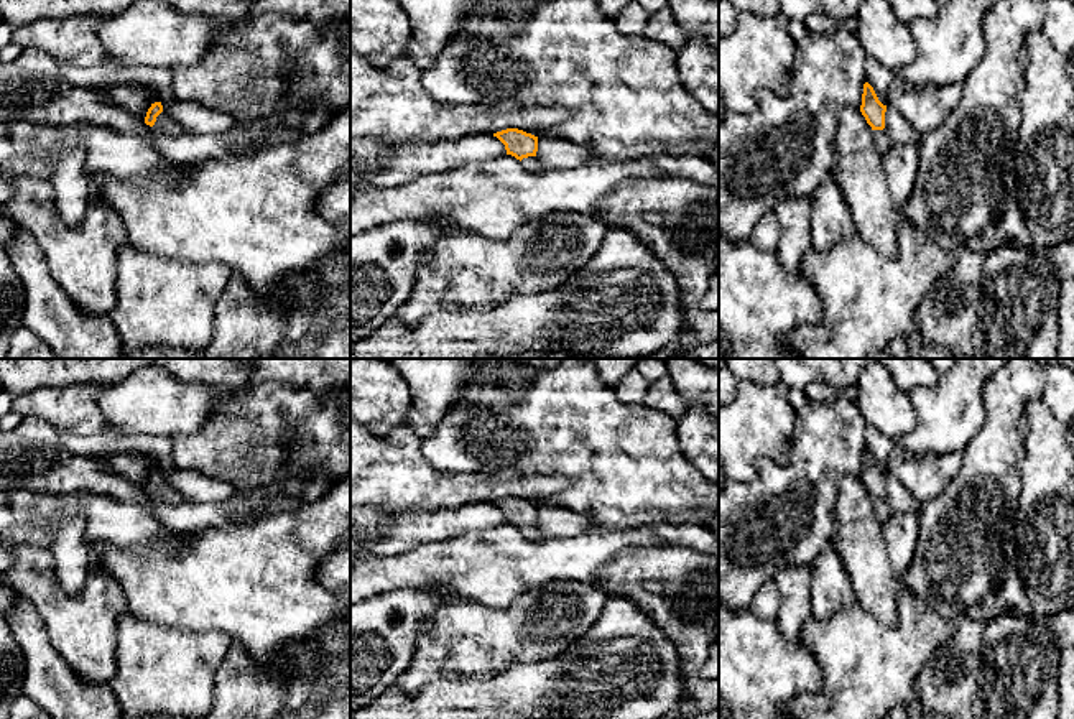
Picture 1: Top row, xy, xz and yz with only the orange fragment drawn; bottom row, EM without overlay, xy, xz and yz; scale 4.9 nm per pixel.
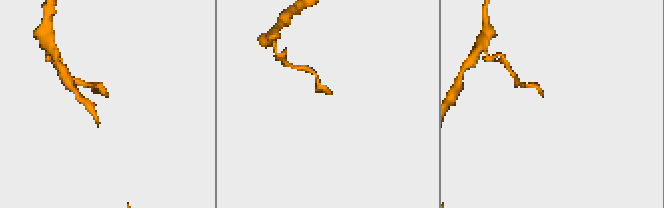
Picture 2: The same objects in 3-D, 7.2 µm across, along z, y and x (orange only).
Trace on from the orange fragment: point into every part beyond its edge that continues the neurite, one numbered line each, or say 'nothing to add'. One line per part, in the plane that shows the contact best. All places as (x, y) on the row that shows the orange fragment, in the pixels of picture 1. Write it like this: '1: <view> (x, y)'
1: yz (898, 130)

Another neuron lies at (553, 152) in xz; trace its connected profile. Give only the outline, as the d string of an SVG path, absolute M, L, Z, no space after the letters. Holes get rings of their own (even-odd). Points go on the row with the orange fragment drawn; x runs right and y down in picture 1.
M548 135L538 137L536 158L549 168L576 168L600 161L589 146Z

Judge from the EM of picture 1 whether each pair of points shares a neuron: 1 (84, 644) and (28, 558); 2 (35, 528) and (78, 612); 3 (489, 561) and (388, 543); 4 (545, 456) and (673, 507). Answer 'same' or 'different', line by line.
1: same
2: different
3: different
4: same

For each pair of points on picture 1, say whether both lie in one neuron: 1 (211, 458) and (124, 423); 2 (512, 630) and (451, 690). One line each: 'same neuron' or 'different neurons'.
1: different neurons
2: different neurons

